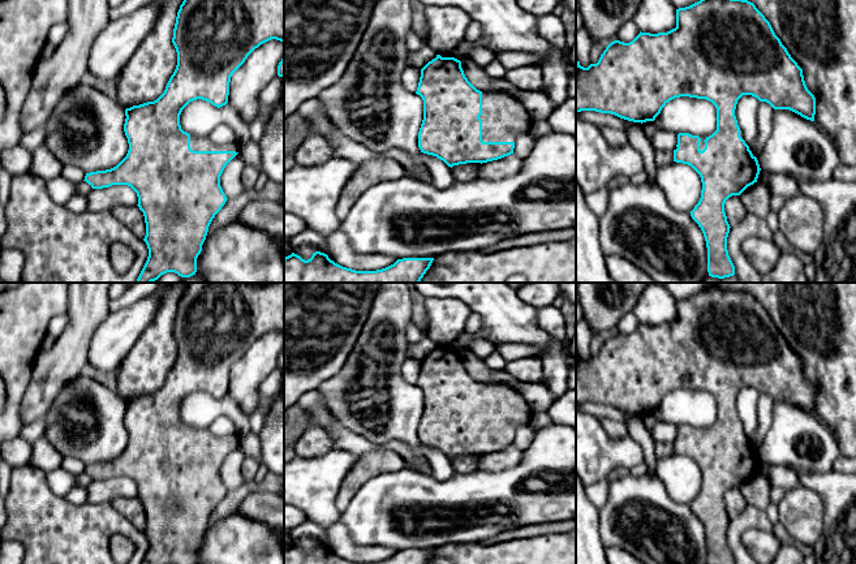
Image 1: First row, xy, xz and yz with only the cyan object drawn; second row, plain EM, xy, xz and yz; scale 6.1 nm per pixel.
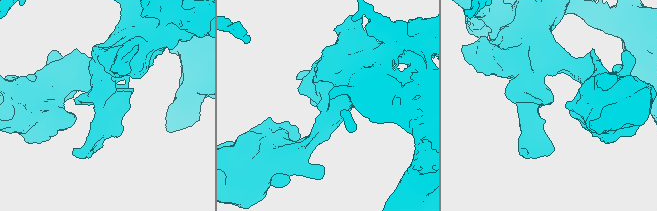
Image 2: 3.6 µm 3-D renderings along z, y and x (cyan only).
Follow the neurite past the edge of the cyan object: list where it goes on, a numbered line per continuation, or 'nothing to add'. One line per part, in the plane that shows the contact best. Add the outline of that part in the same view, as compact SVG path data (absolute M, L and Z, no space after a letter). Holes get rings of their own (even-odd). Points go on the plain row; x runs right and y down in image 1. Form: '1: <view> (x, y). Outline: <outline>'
1: xz (503, 409). Outline: M482 383L482 432L515 434L521 425L529 425L532 406L509 386Z

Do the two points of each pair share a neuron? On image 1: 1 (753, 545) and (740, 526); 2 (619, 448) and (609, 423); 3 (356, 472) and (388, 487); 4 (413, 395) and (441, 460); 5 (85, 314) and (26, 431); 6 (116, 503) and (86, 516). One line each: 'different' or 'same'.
1: different
2: different
3: different
4: different
5: different
6: different

